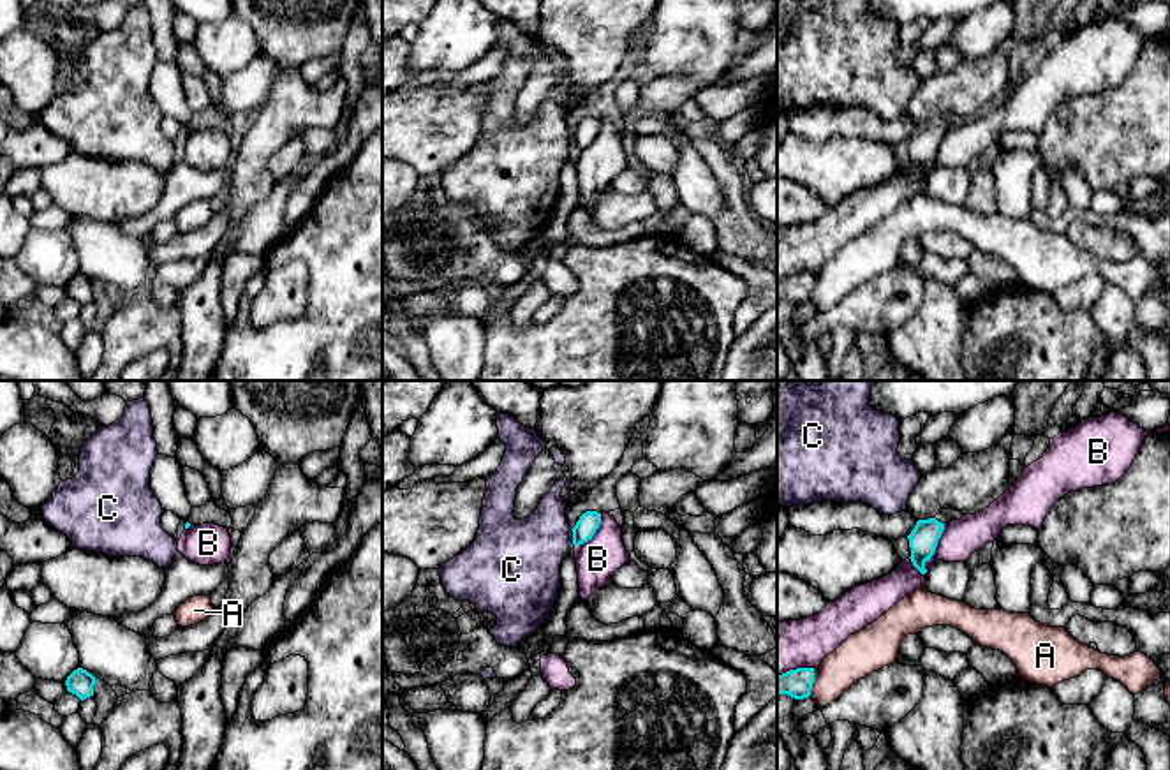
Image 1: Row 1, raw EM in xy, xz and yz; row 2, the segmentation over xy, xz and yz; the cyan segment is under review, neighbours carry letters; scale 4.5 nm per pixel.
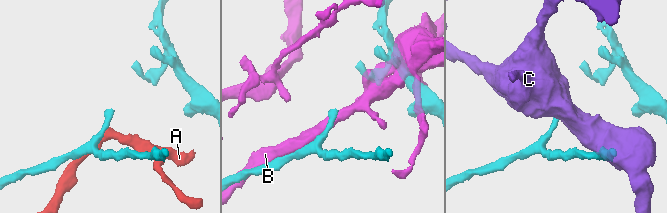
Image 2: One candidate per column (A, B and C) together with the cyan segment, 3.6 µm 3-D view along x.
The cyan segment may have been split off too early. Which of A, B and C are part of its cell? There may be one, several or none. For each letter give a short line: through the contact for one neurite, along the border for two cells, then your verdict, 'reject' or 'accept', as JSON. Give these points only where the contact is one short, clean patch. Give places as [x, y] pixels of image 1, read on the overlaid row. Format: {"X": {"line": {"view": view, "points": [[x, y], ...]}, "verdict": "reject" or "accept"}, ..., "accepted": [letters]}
{"A": {"verdict": "reject"}, "B": {"verdict": "reject"}, "C": {"line": {"view": "xz", "points": [[570, 529], [575, 545]]}, "verdict": "reject"}, "accepted": []}

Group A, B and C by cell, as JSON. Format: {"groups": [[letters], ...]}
{"groups": [["A"], ["B"], ["C"]]}

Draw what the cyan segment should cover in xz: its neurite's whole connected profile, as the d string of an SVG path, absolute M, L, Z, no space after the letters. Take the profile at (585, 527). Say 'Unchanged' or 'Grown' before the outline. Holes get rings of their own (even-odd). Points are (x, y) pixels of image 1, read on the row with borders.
Unchanged. M587 511L580 516L576 525L571 529L573 530L573 544L580 546L592 539L596 530L599 529L601 523L601 513L597 511Z

